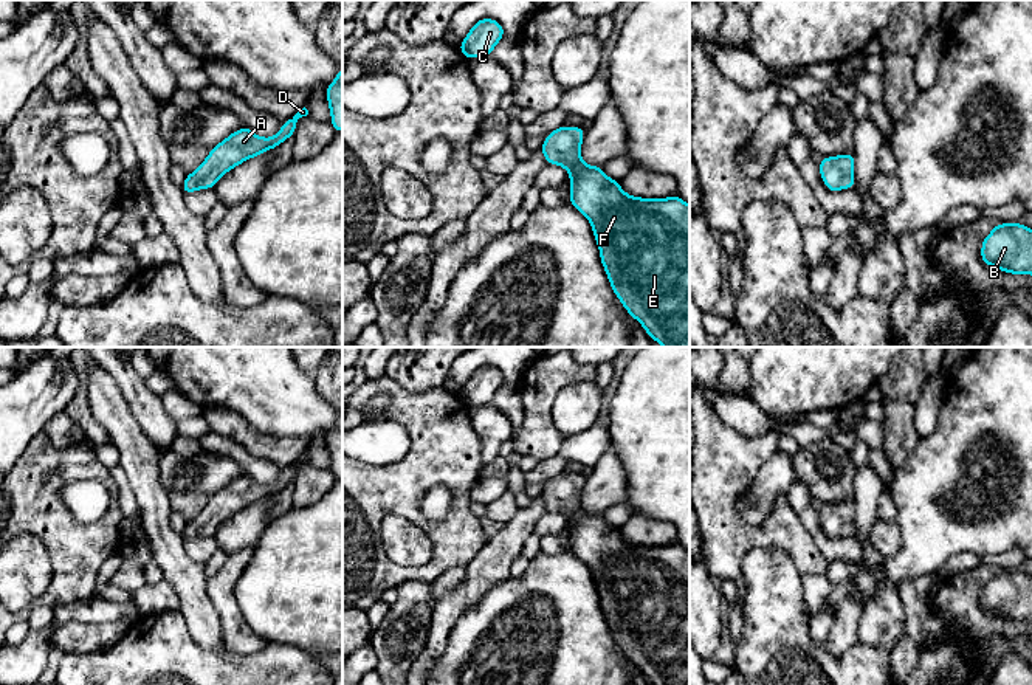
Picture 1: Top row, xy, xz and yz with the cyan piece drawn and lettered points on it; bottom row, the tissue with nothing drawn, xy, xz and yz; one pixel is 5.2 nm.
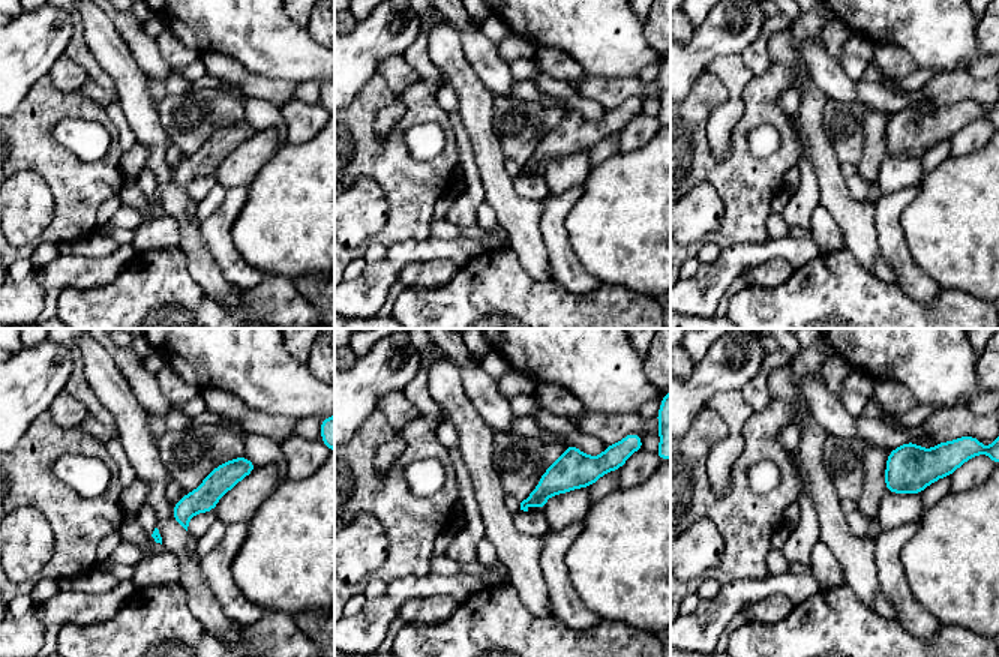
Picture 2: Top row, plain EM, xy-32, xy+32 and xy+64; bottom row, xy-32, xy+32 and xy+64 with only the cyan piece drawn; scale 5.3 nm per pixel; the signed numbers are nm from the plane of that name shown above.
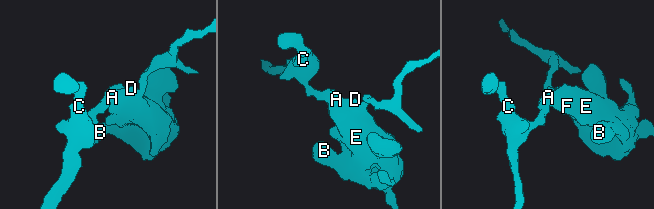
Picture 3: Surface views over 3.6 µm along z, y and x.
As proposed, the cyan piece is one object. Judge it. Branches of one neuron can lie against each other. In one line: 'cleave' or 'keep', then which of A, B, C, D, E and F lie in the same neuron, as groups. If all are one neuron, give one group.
keep; groups A B C D E F

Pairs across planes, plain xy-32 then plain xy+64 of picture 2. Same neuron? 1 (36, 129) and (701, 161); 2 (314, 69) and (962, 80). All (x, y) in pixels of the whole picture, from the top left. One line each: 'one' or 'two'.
1: one
2: two

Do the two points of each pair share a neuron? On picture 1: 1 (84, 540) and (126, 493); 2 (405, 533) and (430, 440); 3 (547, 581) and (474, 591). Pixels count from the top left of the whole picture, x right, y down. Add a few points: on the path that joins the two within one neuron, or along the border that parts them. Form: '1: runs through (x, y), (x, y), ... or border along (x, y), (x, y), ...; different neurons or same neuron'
1: border along (109, 470), (123, 516); different neurons
2: border along (380, 523), (389, 515), (403, 516), (434, 546); different neurons
3: border along (510, 575), (498, 581), (462, 614); different neurons

